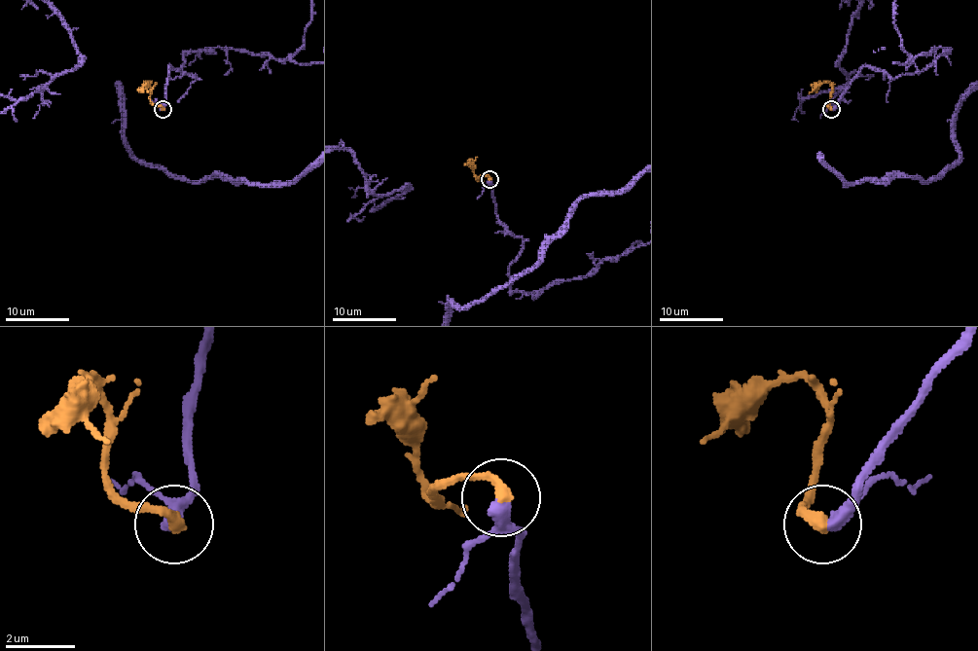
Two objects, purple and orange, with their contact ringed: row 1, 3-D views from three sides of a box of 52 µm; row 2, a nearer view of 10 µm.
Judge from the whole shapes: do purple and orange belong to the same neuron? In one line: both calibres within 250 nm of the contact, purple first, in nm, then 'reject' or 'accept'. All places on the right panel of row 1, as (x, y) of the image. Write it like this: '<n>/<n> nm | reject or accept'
300/360 nm | accept

